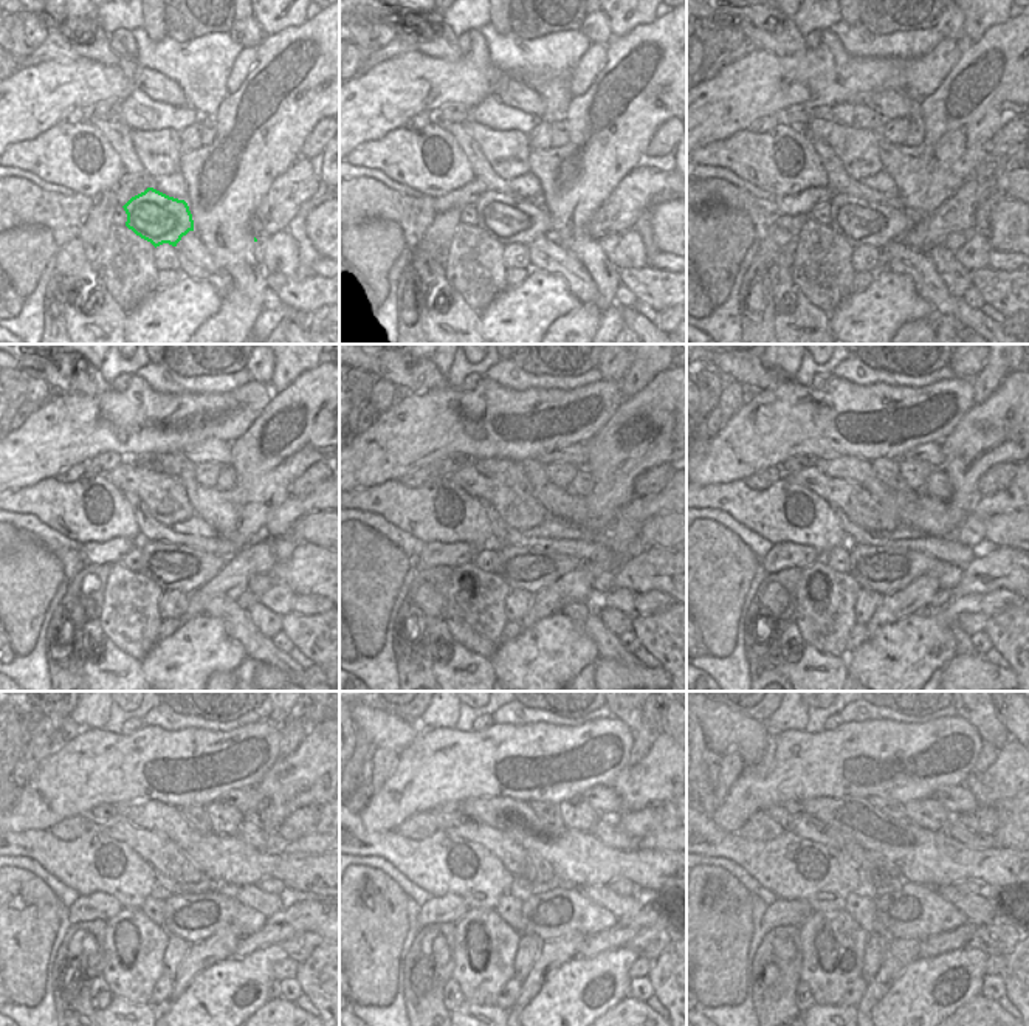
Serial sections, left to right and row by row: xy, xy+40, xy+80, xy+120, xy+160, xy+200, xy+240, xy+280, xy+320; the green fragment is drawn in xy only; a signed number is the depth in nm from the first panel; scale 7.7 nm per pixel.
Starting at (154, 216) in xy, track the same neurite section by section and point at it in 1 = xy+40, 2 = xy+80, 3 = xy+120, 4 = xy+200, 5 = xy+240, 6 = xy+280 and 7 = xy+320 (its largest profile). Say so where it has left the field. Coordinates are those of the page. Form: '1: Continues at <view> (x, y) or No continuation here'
1: Continues at xy+40 (505, 219)
2: Continues at xy+80 (860, 222)
3: Continues at xy+120 (174, 568)
4: Continues at xy+200 (885, 571)
5: Continues at xy+240 (192, 918)
6: Continues at xy+280 (549, 916)
7: Continues at xy+320 (916, 912)

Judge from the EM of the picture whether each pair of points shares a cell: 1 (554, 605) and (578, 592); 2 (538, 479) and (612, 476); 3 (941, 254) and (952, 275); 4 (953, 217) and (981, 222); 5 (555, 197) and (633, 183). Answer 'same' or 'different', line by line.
1: same
2: same
3: same
4: different
5: different

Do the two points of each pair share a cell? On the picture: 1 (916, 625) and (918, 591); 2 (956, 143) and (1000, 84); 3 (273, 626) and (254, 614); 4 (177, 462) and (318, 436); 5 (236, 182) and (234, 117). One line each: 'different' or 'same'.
1: different
2: same
3: same
4: different
5: same

